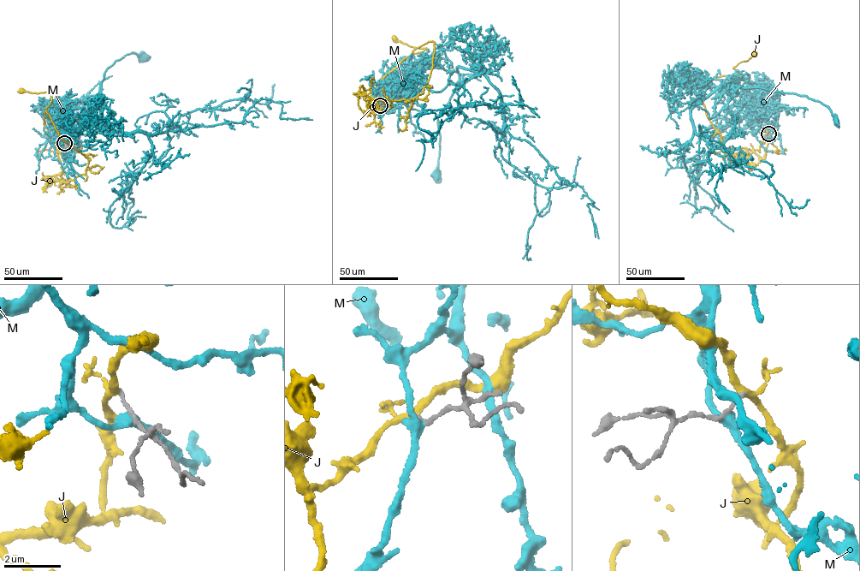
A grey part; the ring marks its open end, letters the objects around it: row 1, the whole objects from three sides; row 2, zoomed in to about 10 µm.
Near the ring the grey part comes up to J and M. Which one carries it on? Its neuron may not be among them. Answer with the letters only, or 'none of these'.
none of these

